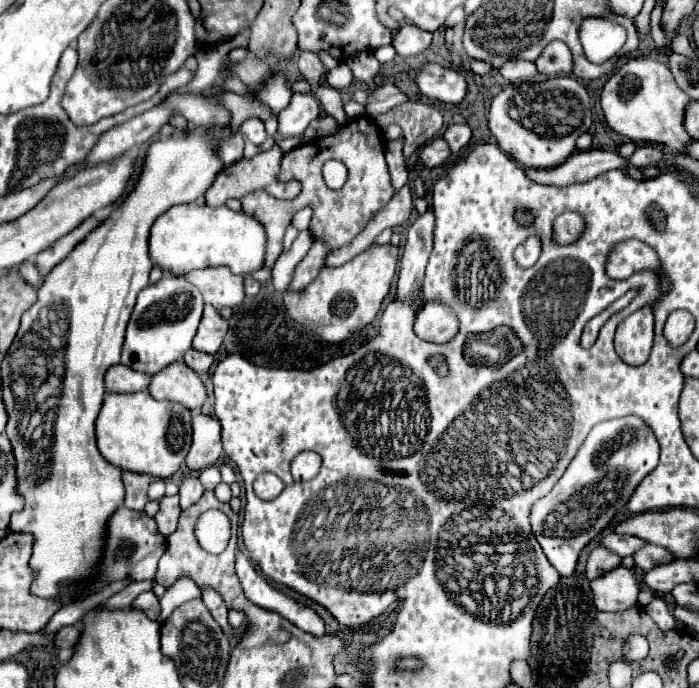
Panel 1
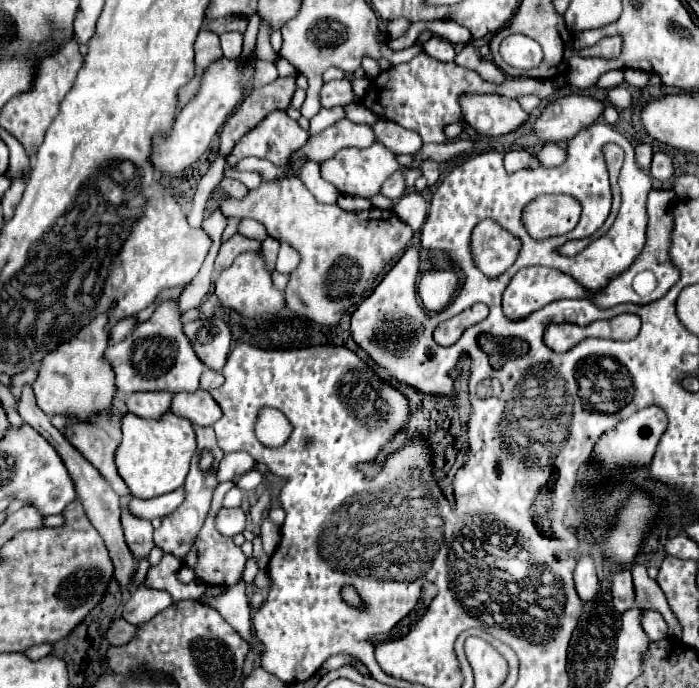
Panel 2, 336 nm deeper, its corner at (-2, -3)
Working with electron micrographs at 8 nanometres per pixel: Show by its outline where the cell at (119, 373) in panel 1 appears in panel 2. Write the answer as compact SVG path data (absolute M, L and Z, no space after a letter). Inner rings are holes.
M141 391L125 397L125 405L131 413L145 417L145 419L155 419L169 411L171 407L171 393L167 391Z

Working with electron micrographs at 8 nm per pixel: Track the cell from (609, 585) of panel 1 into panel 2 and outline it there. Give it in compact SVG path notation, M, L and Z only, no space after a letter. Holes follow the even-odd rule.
M639 607L639 609L643 611L643 617L641 617L641 627L643 627L643 631L649 635L649 639L651 639L651 641L665 639L665 637L667 637L667 623L665 623L663 615L661 615L659 611L653 611L653 609L643 609L643 607Z

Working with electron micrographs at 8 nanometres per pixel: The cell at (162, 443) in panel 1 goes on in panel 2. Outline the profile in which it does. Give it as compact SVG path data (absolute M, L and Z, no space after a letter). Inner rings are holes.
M167 411L159 419L143 419L133 413L127 413L123 417L123 439L115 453L115 465L133 497L151 499L175 491L183 485L193 451L195 433L193 425L187 419L177 417L171 411Z

